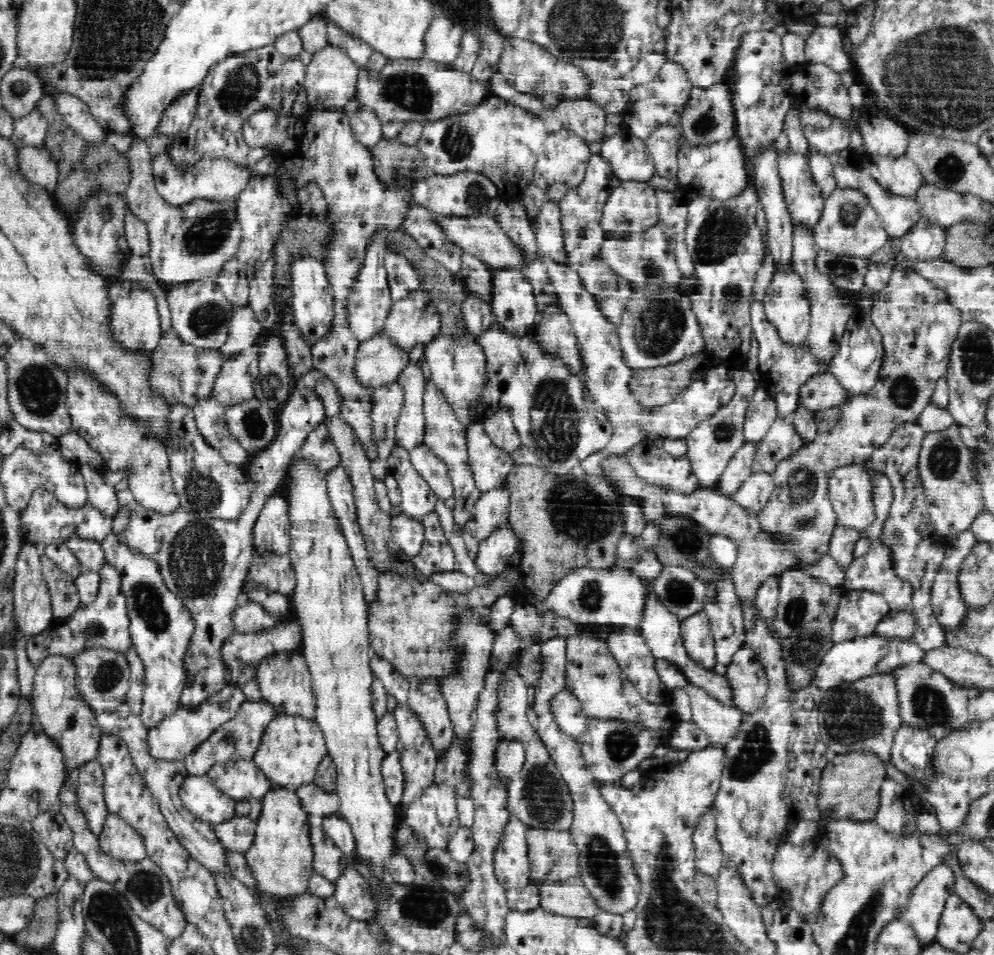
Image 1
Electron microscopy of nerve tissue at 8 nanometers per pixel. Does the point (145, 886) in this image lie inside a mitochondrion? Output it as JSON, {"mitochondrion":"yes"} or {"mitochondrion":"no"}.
{"mitochondrion":"yes"}

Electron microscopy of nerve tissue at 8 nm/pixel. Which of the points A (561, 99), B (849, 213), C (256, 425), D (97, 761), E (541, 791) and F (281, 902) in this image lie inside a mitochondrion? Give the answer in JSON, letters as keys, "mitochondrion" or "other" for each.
{"A":"other","B":"mitochondrion","C":"mitochondrion","D":"other","E":"mitochondrion","F":"other"}

